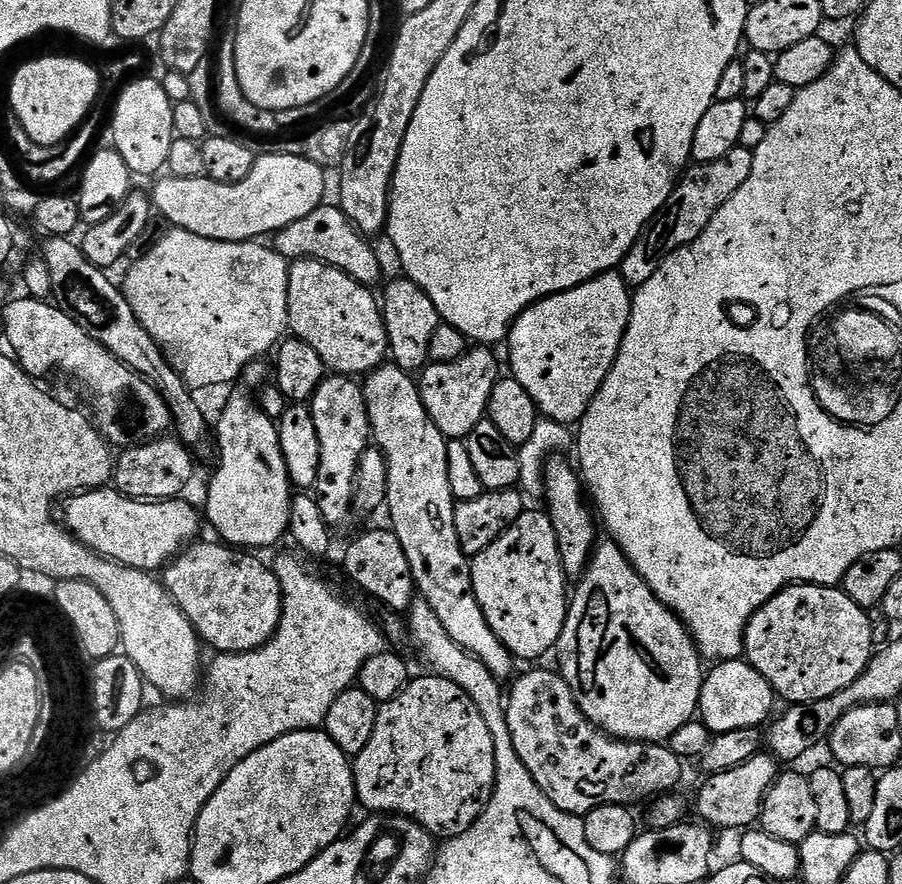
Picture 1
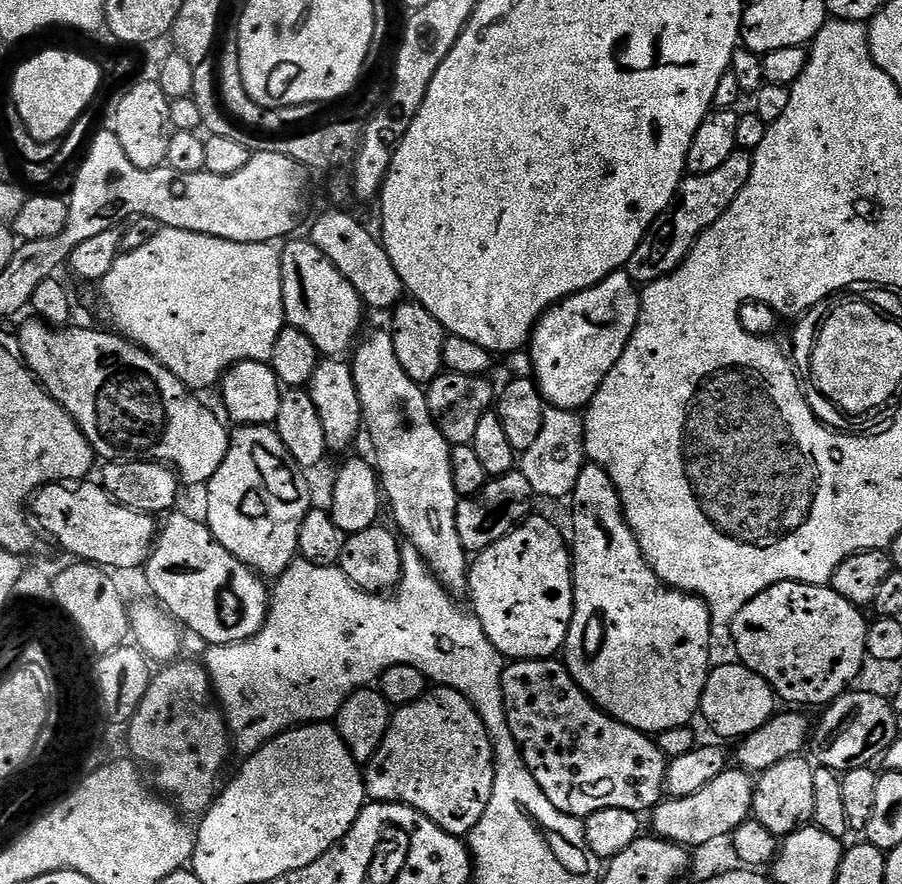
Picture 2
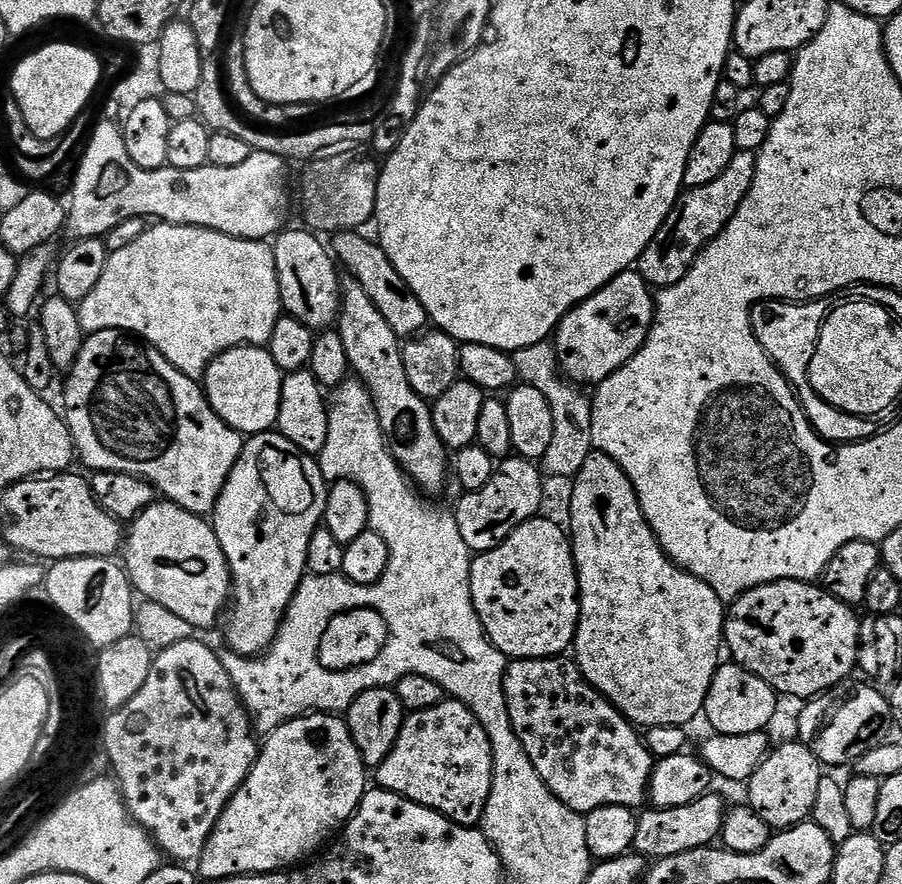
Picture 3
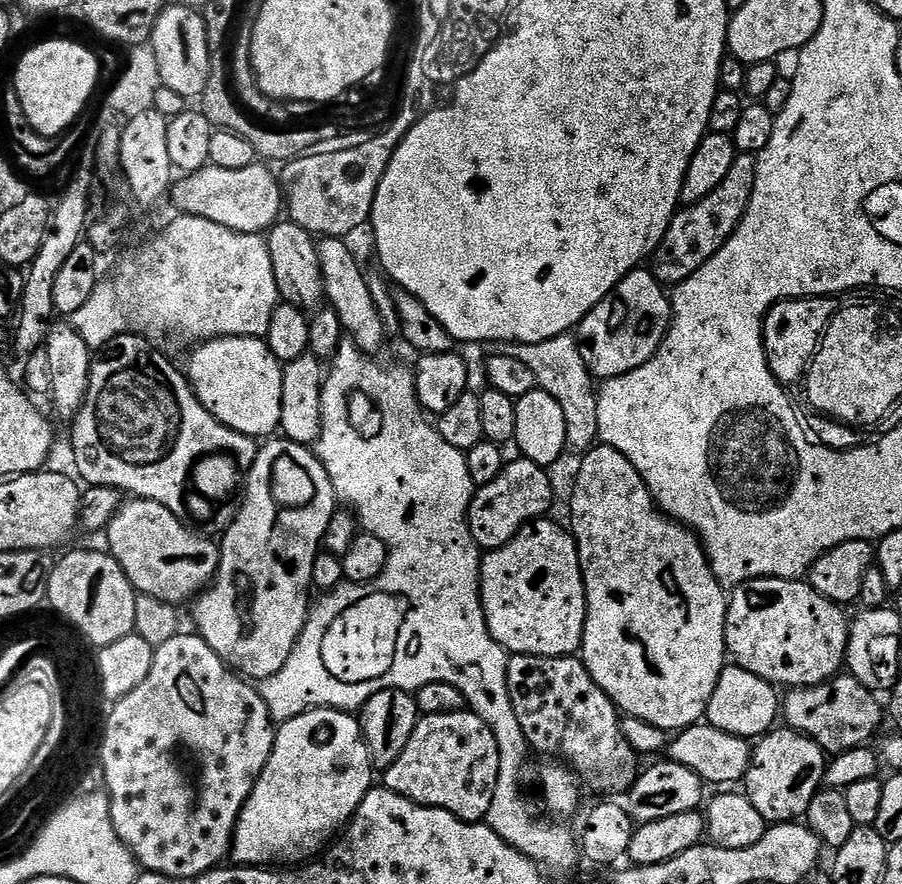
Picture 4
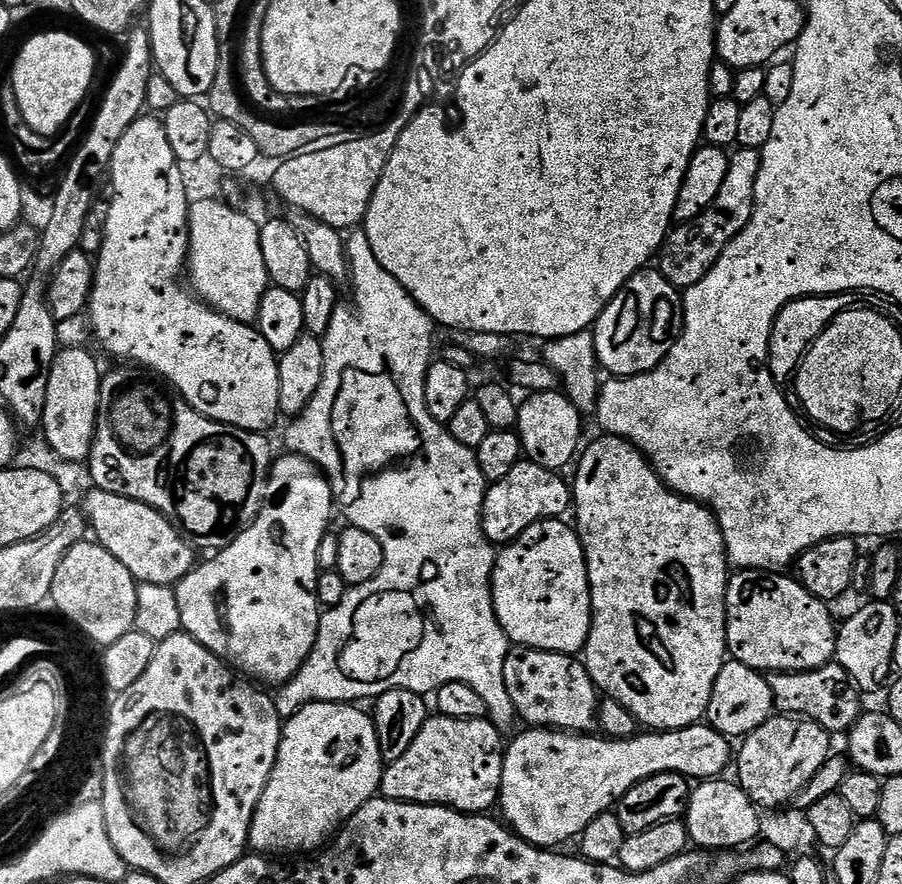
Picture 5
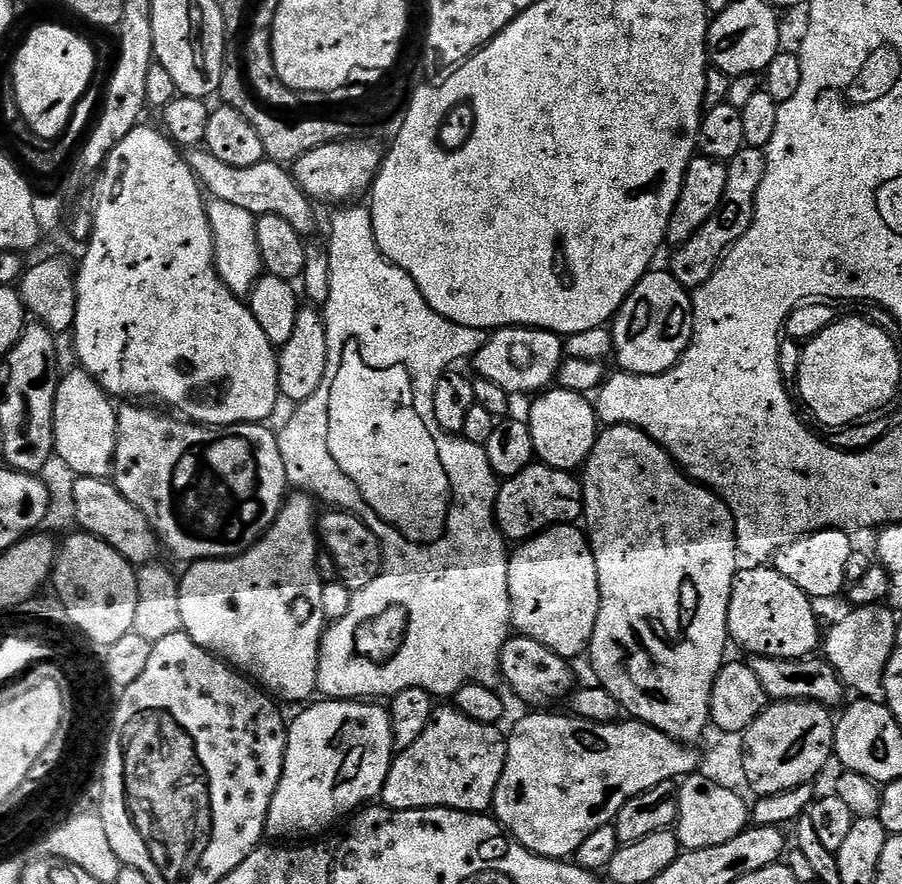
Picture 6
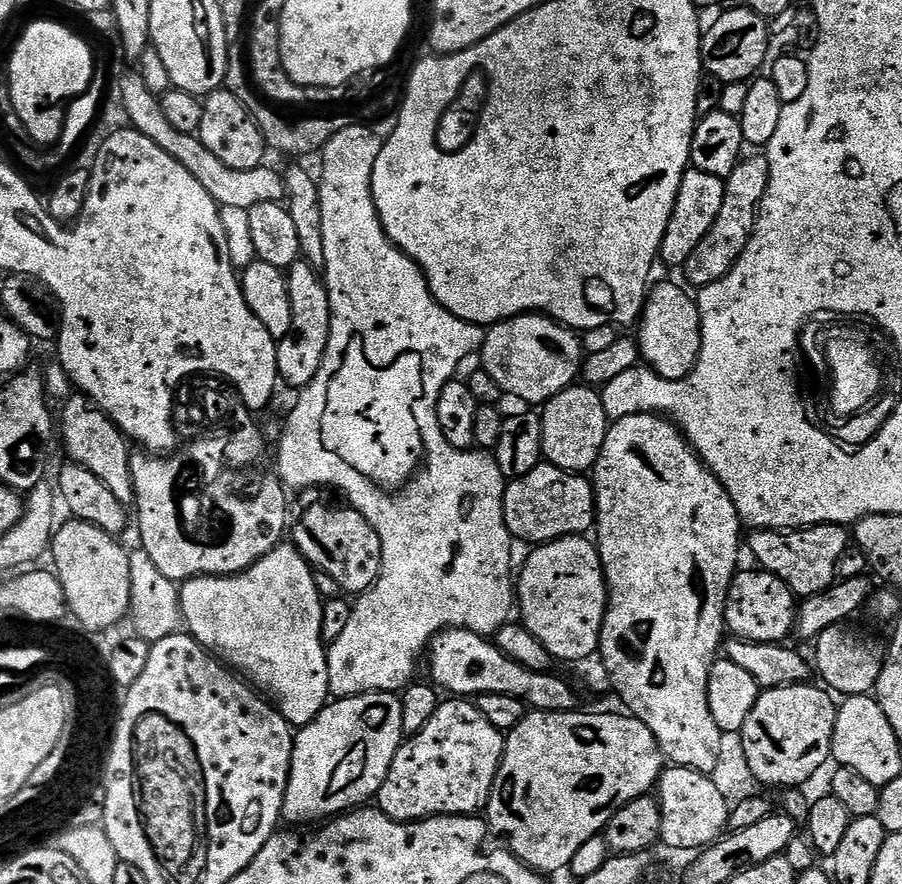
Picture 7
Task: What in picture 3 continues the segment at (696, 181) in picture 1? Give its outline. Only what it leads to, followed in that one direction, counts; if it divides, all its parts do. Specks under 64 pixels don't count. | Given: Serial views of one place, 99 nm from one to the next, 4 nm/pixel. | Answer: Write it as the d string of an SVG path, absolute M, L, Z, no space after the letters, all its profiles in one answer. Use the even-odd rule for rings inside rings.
M738 150L734 158L730 158L730 166L726 166L726 170L722 170L714 182L681 191L666 222L662 222L658 234L654 234L650 246L642 250L640 259L634 265L640 277L656 290L674 286L674 282L682 282L690 266L694 266L698 254L702 254L704 247L718 238L730 218L734 218L738 206L742 206L742 198L746 198L746 194L750 194L750 186L754 186L755 173L756 153Z

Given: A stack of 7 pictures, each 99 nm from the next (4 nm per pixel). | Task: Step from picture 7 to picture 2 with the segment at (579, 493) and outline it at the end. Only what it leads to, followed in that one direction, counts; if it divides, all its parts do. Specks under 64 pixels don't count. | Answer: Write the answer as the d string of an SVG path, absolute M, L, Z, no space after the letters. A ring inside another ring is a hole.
M519 470L491 477L488 484L482 490L478 490L478 494L457 499L458 538L462 538L464 551L479 554L494 546L494 542L506 538L506 534L510 534L528 519L533 501L530 483L526 482L526 478Z

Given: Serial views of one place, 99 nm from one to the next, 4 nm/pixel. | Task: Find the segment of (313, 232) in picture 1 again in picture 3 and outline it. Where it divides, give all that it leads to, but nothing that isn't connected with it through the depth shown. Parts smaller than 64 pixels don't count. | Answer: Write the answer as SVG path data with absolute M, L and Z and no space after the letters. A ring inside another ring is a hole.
M345 230L333 235L330 246L335 259L347 269L345 271L355 277L366 294L374 301L374 306L381 311L382 316L389 322L396 336L412 338L427 329L429 325L428 311L418 301L417 295L405 284L405 280L373 239L368 240L359 231Z

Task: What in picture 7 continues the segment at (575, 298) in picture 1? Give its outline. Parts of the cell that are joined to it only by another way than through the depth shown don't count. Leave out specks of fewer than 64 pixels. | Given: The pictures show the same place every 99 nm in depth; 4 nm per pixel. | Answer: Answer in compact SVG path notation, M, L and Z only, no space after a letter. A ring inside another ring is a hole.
M660 284L649 291L645 302L644 310L638 321L638 347L643 363L649 369L653 368L655 375L661 380L684 380L694 370L698 362L698 354L702 346L702 330L700 329L700 311L695 299L687 296L676 284Z

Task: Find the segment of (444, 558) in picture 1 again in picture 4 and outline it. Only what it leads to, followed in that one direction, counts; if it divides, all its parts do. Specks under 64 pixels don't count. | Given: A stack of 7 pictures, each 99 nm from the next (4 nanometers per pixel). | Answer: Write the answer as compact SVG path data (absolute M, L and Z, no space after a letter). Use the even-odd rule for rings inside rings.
M322 236L316 240L326 304L334 310L334 314L338 314L351 343L363 352L376 354L384 344L386 321L374 302L374 294L370 294L369 277L364 276L364 268L360 265L359 258L352 253L352 248L347 243L349 241L345 237Z

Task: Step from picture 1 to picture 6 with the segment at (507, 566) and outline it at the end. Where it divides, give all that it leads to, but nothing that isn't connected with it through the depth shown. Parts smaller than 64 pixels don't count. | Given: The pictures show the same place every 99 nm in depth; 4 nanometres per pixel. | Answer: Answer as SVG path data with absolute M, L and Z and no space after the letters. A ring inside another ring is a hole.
M555 524L517 548L508 557L513 629L521 636L534 638L534 642L542 642L563 660L575 661L575 656L589 651L600 605L598 566L594 566L587 535L579 527Z

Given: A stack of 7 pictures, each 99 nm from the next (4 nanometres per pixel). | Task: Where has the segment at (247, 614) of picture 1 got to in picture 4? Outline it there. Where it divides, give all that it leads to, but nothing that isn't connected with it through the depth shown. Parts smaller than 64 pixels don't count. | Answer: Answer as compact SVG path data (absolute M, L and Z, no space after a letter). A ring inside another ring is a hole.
M132 498L121 503L118 514L108 524L107 551L122 566L126 578L132 583L137 593L150 595L164 603L175 606L182 605L183 600L191 601L200 595L212 583L216 572L220 568L220 548L215 539L209 538L183 524L173 512L166 510L153 500Z

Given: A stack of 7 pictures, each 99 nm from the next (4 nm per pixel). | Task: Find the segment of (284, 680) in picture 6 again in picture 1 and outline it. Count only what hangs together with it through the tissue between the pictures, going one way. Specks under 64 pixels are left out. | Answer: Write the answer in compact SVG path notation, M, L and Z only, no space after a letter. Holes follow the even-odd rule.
M236 392L224 404L224 409L220 412L220 421L214 424L214 439L218 449L218 461L220 465L216 468L216 473L212 476L212 481L208 484L208 516L206 512L206 520L212 523L212 528L217 532L219 539L229 546L235 546L240 550L260 550L256 548L268 548L271 544L276 544L280 539L285 539L288 523L290 522L290 506L292 505L292 497L294 495L294 485L288 476L286 470L286 458L282 458L282 446L280 445L280 429L277 421L271 420L267 414L262 411L259 403L255 399L252 400L244 392Z

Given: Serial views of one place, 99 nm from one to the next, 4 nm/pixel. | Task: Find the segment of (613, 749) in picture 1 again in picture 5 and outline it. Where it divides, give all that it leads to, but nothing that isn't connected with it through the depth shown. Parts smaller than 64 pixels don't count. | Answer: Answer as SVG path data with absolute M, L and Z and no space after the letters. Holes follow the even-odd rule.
M513 647L506 658L506 691L516 707L516 715L533 728L551 728L561 732L588 734L597 727L601 697L596 683L590 678L583 659L546 650Z

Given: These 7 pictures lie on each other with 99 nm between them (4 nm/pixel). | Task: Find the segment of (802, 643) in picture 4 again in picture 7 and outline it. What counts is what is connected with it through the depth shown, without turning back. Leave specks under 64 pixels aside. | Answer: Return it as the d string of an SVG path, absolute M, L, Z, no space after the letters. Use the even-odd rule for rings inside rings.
M763 570L737 571L728 587L728 600L724 603L726 628L733 637L767 644L779 644L793 635L798 615L798 600L790 589L774 574Z

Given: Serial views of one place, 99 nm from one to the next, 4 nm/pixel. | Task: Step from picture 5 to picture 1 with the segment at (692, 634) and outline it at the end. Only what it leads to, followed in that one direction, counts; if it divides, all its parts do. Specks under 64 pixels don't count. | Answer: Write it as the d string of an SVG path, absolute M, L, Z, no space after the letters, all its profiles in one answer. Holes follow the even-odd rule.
M610 538L597 543L588 569L570 596L568 617L560 635L558 671L570 686L582 714L607 736L637 744L671 741L678 726L697 715L706 675L700 650L688 627L650 590L626 554Z

